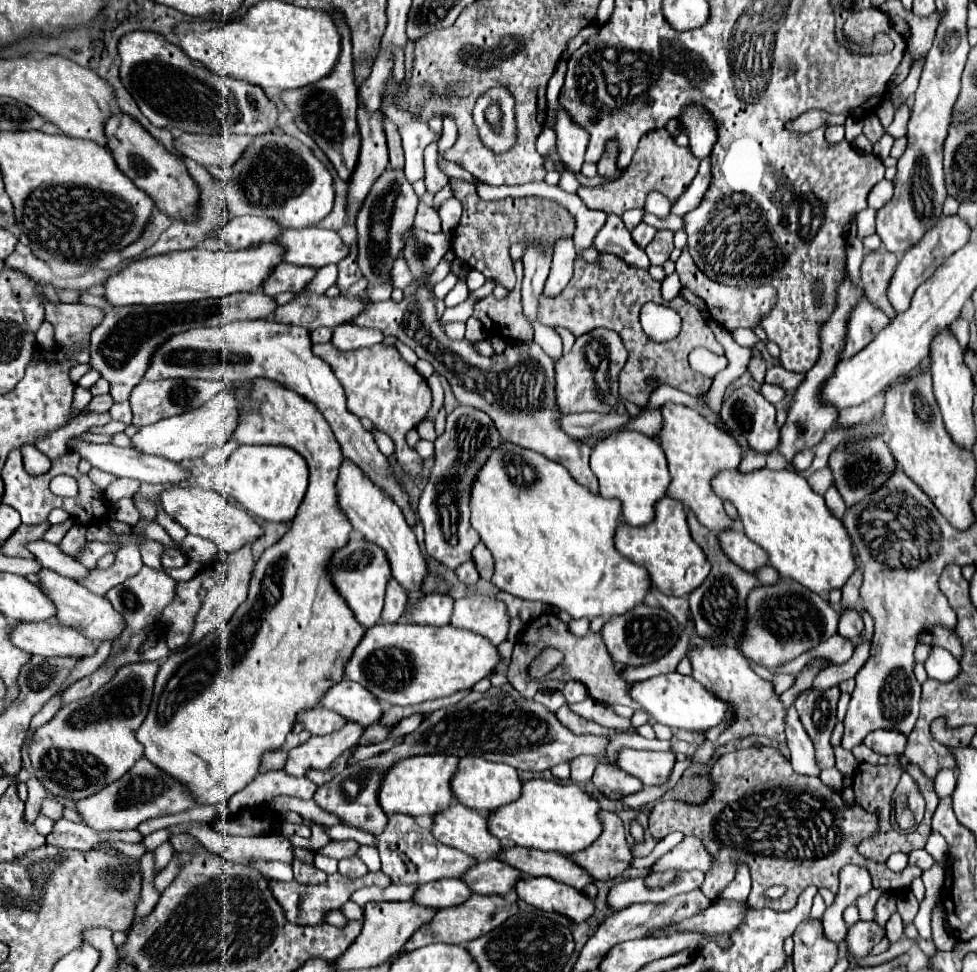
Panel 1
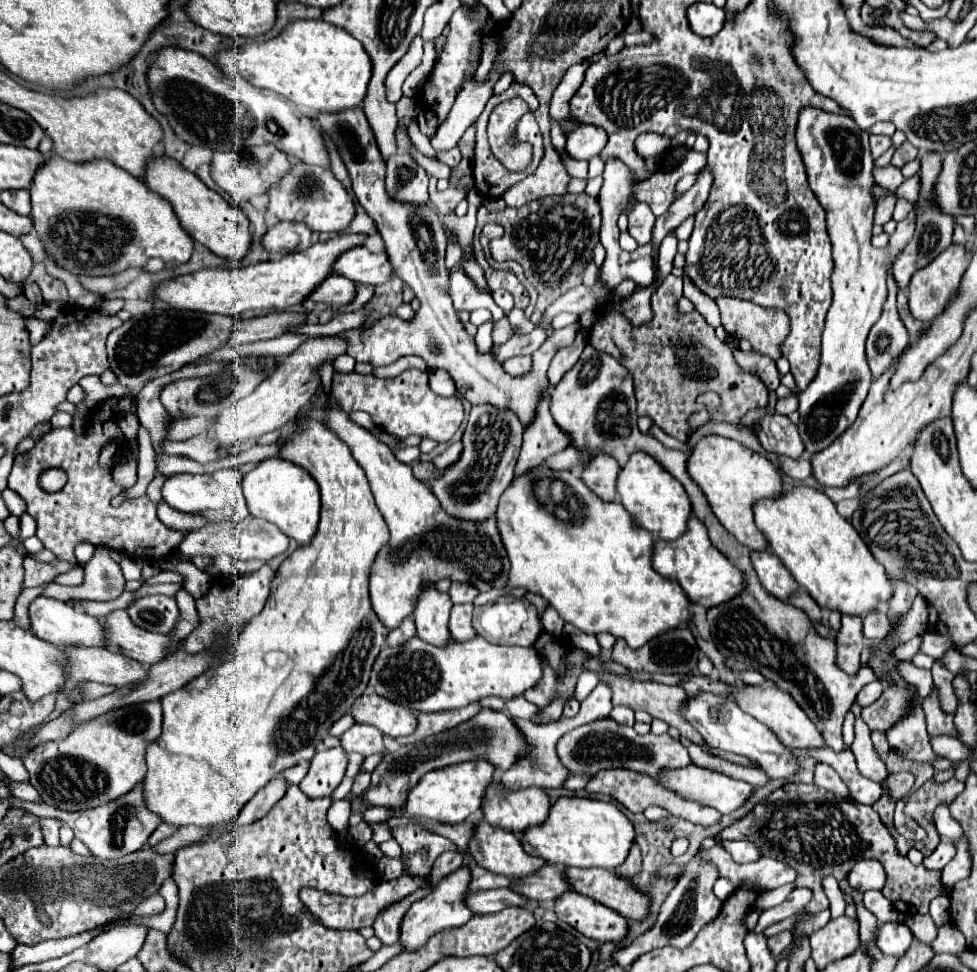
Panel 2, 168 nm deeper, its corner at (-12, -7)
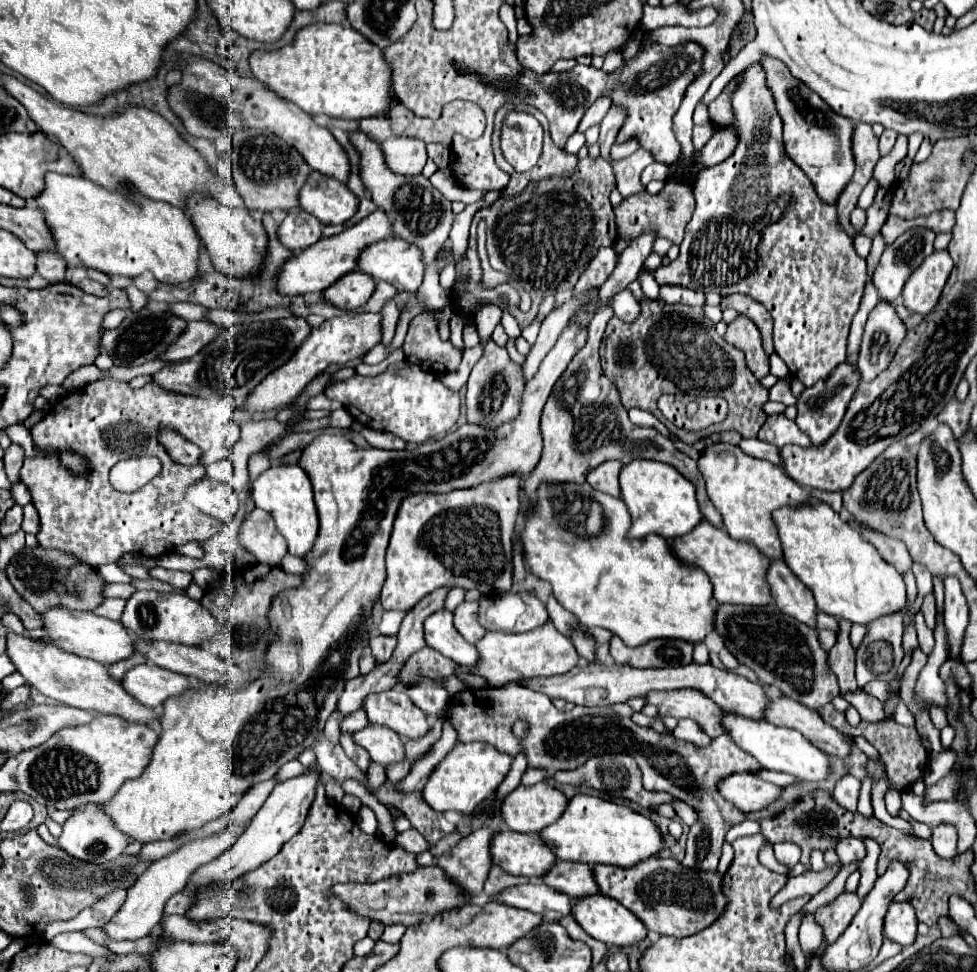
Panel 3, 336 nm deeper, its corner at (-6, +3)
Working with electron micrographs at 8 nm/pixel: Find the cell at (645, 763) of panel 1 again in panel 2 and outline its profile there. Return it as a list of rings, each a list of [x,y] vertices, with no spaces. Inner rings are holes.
[[[686,766],[686,768],[680,768],[680,770],[666,770],[666,774],[658,780],[658,784],[662,784],[664,788],[676,792],[678,796],[682,796],[686,800],[712,806],[712,808],[720,810],[722,814],[730,814],[730,812],[738,810],[740,806],[744,806],[744,802],[754,792],[754,786],[750,786],[742,780],[734,780],[730,776],[724,776],[724,774],[708,770],[708,768],[700,768],[700,766]]]

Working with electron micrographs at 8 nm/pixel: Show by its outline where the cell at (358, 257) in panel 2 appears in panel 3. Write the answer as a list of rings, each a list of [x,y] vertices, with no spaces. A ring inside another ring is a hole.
[[[398,238],[368,244],[358,256],[358,270],[390,282],[398,292],[416,292],[424,276],[418,248]]]

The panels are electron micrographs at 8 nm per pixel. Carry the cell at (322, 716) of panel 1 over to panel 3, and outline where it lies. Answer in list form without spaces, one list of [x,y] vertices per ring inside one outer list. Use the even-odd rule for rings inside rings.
[[[368,724],[362,730],[352,732],[354,744],[368,750],[370,758],[380,764],[392,764],[404,758],[404,746],[396,732],[380,724]]]

